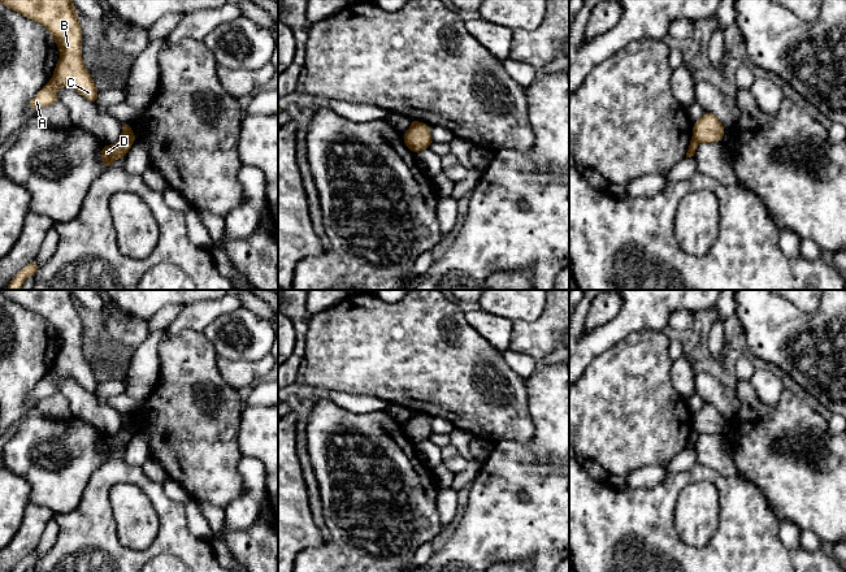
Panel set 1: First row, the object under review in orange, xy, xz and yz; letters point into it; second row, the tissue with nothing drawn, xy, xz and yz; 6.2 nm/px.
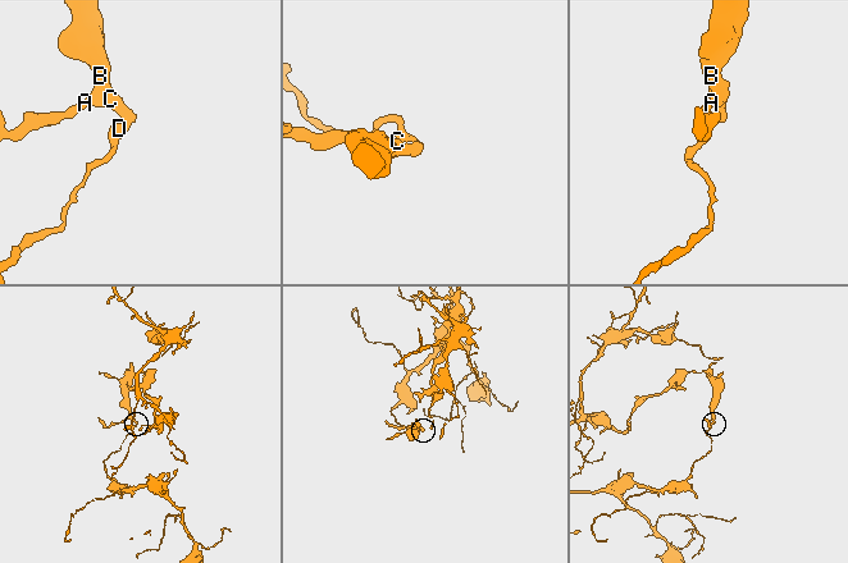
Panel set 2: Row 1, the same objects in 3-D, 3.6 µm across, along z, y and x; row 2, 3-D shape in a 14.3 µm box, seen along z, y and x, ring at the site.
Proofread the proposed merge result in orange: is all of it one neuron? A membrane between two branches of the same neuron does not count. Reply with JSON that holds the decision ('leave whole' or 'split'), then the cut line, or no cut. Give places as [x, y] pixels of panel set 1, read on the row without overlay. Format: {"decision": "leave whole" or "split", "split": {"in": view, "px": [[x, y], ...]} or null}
{"decision": "split", "split": {"in": "xy", "px": [[121, 428], [131, 434]]}}

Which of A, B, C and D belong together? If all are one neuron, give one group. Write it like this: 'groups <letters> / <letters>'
groups A B C / D

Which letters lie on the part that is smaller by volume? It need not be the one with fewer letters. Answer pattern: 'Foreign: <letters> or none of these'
Foreign: A, B, C

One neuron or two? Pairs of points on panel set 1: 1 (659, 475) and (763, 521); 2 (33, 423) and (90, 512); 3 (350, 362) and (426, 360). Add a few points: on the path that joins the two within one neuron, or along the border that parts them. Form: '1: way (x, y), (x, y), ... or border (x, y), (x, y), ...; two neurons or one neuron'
1: border (672, 475), (656, 485), (637, 486); two neurons
2: border (95, 471), (81, 501), (72, 510), (56, 514); two neurons
3: way (369, 362), (407, 362); one neuron

